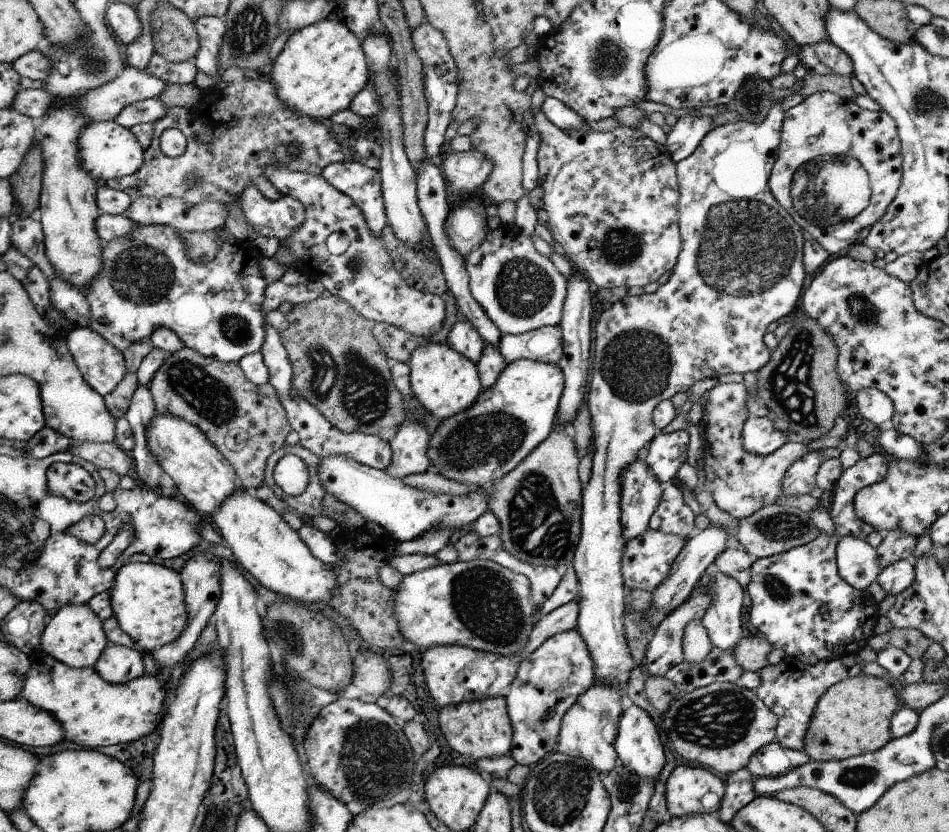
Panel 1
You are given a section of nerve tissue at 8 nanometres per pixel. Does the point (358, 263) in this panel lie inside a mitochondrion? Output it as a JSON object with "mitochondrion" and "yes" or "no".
{"mitochondrion":"yes"}

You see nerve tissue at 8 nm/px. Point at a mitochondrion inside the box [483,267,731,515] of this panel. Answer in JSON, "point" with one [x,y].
{"point":[635,365]}

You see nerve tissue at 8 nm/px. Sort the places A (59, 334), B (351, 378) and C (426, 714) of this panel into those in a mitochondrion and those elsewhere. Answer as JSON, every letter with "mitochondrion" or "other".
{"A":"other","B":"mitochondrion","C":"other"}

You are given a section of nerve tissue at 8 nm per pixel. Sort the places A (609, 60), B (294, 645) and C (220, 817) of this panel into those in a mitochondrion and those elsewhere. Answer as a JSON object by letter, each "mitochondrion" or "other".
{"A":"mitochondrion","B":"mitochondrion","C":"other"}

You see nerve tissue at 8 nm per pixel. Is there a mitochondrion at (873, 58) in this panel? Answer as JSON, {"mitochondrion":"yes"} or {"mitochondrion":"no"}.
{"mitochondrion":"no"}

